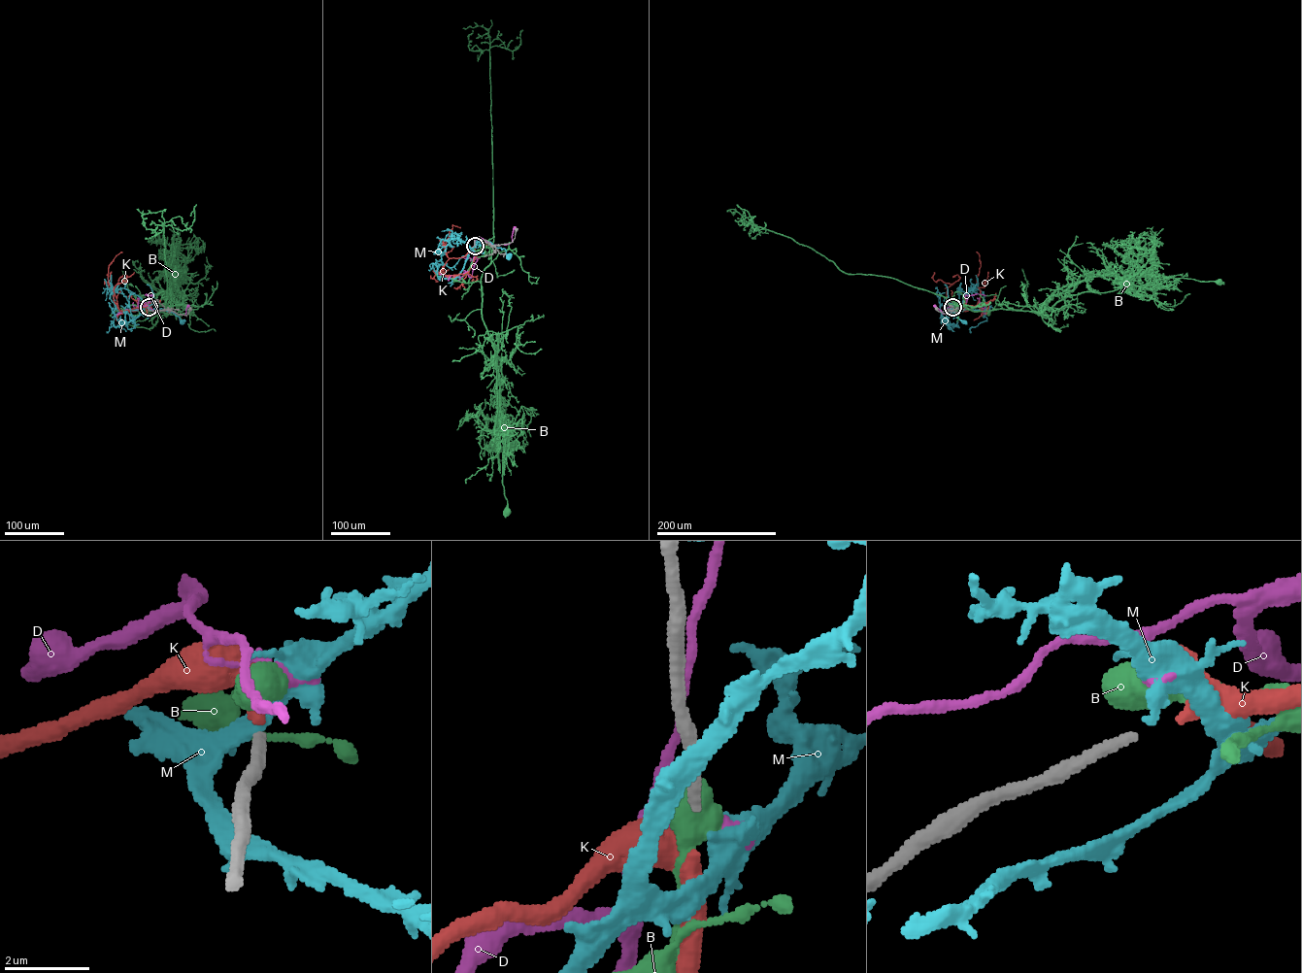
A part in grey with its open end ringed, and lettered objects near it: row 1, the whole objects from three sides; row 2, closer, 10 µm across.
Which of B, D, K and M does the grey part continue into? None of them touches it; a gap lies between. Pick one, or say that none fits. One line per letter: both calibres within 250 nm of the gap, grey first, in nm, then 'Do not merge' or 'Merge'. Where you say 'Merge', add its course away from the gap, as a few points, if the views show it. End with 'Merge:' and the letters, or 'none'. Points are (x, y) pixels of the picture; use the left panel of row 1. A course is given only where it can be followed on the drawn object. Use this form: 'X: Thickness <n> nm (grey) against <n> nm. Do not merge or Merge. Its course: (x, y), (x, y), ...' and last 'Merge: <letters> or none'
B: Thickness 240 nm (grey) against 900 nm. Do not merge
D: Thickness 240 nm (grey) against 160 nm. Do not merge
K: Thickness 240 nm (grey) against 440 nm. Merge. Its course: (149, 307), (118, 309), (114, 287), (134, 272)
M: Thickness 240 nm (grey) against 360 nm. Do not merge
Merge: K

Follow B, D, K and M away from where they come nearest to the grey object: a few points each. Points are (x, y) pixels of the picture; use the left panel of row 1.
B: (149, 306), (136, 306), (140, 313), (161, 312), (168, 306), (172, 277), (179, 276), (181, 282)
D: (149, 306), (154, 311), (171, 311), (185, 315), (188, 306)
K: (149, 307), (118, 309), (114, 287), (134, 272)
M: (149, 307), (172, 312), (183, 321)

